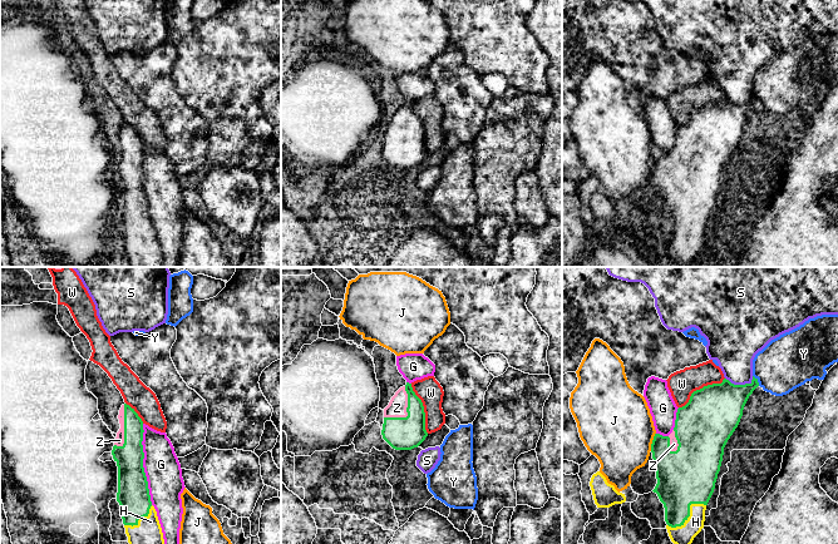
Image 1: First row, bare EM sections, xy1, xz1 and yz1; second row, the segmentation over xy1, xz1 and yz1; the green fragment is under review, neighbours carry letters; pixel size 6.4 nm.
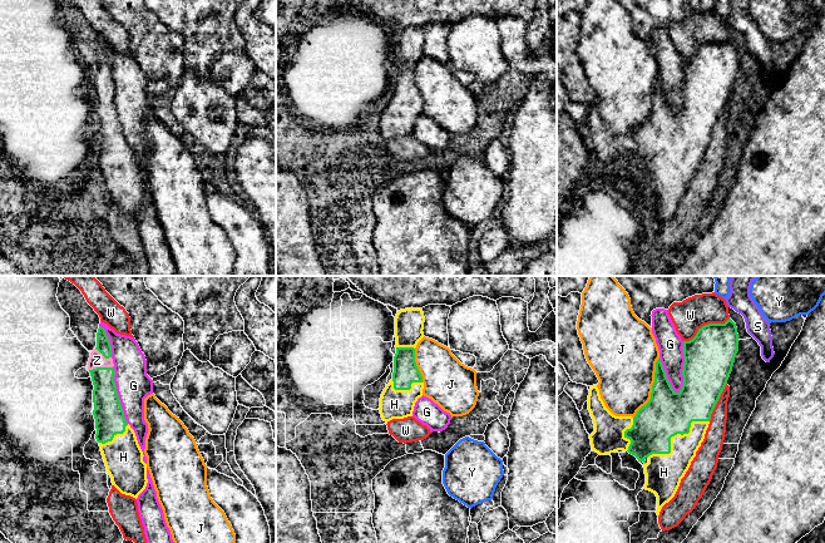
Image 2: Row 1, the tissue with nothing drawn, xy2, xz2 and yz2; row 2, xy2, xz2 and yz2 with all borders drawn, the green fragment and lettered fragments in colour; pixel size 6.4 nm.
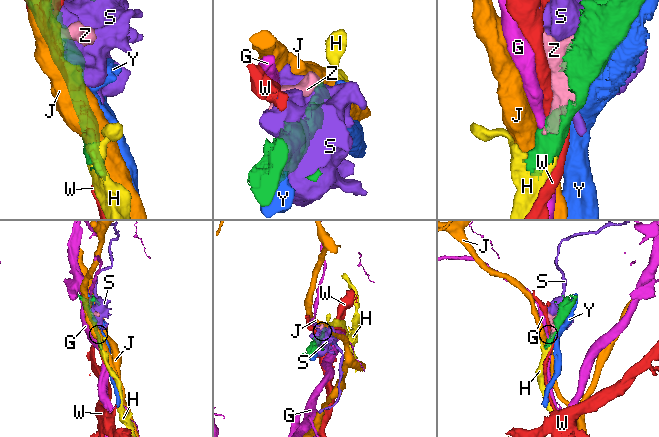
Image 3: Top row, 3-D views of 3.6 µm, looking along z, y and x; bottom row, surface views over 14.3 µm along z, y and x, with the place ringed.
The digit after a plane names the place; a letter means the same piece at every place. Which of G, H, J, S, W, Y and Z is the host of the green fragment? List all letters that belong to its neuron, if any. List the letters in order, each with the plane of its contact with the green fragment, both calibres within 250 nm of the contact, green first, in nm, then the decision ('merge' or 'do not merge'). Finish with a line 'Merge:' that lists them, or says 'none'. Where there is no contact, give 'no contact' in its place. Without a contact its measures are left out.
G: meets green in yz2; 320 nm thick on the green side, 160 nm on the other; do not merge
H: meets green in yz2; 280 nm thick on the green side, 220 nm on the other; merge
J: meets green in yz2; 280 nm thick on the green side, 400 nm on the other; do not merge
S: meets green in yz1; 360 nm thick on the green side, 280 nm on the other; do not merge
W: meets green in yz1; 360 nm thick on the green side, 180 nm on the other; do not merge
Y: meets green in yz1; 240 nm thick on the green side, 340 nm on the other; do not merge
Z: meets green in xz1; 200 nm thick on the green side, 120 nm on the other; merge
Merge: H, Z

